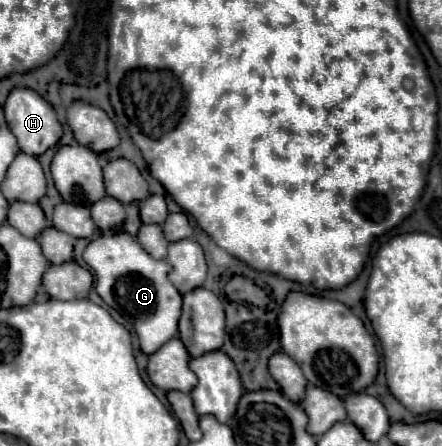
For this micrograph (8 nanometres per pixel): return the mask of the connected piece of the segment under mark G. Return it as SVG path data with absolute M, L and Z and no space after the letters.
M125 231L93 239L87 245L83 259L95 275L95 291L99 293L99 297L133 323L143 353L155 353L161 345L165 345L165 341L177 335L177 323L181 317L181 295L167 279L167 261L149 257L149 253L141 249L137 239Z

